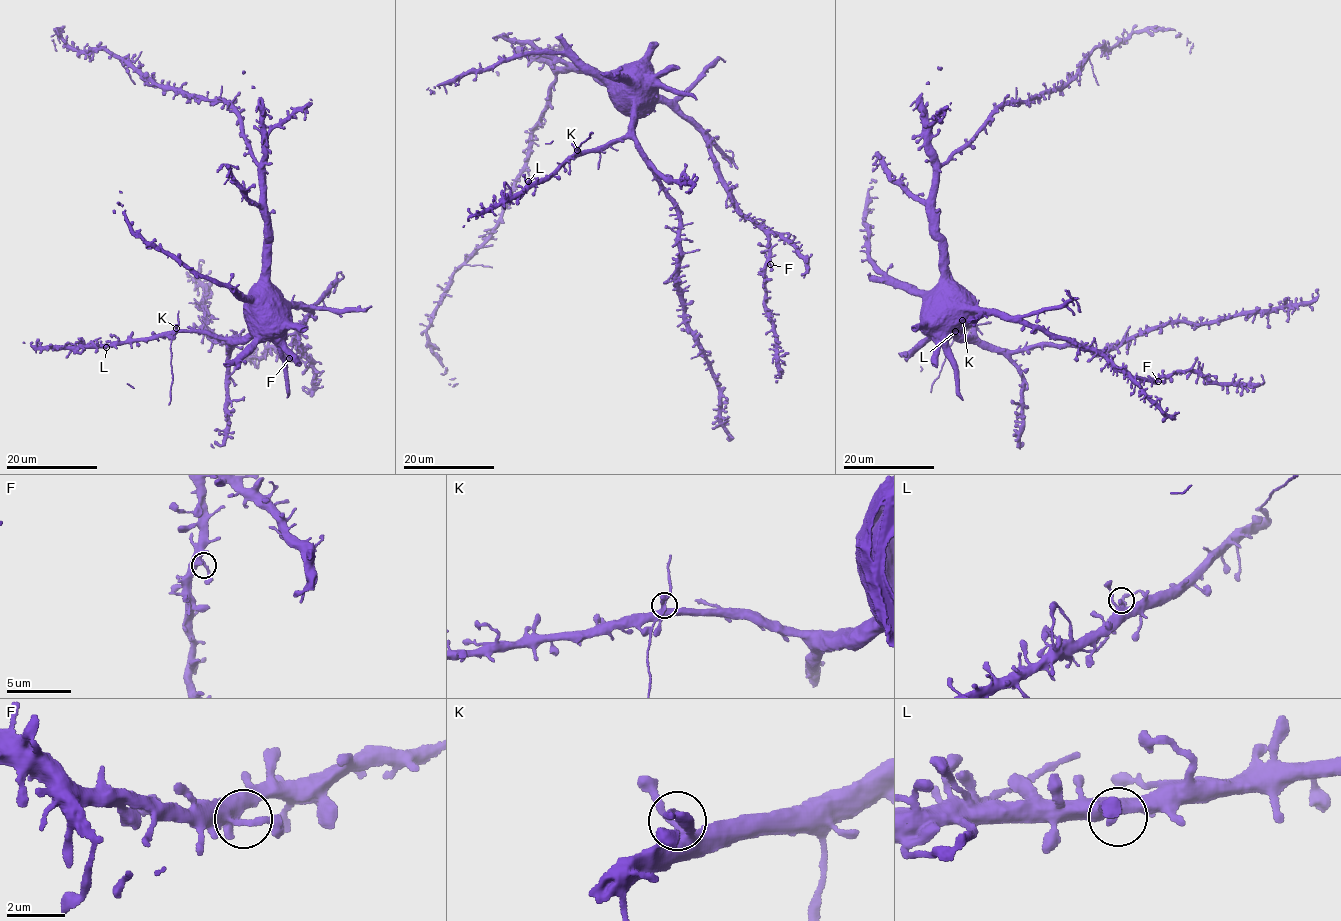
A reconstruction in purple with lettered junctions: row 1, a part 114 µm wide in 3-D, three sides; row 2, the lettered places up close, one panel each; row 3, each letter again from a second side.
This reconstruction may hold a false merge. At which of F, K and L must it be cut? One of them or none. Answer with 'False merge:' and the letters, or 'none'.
False merge: none

